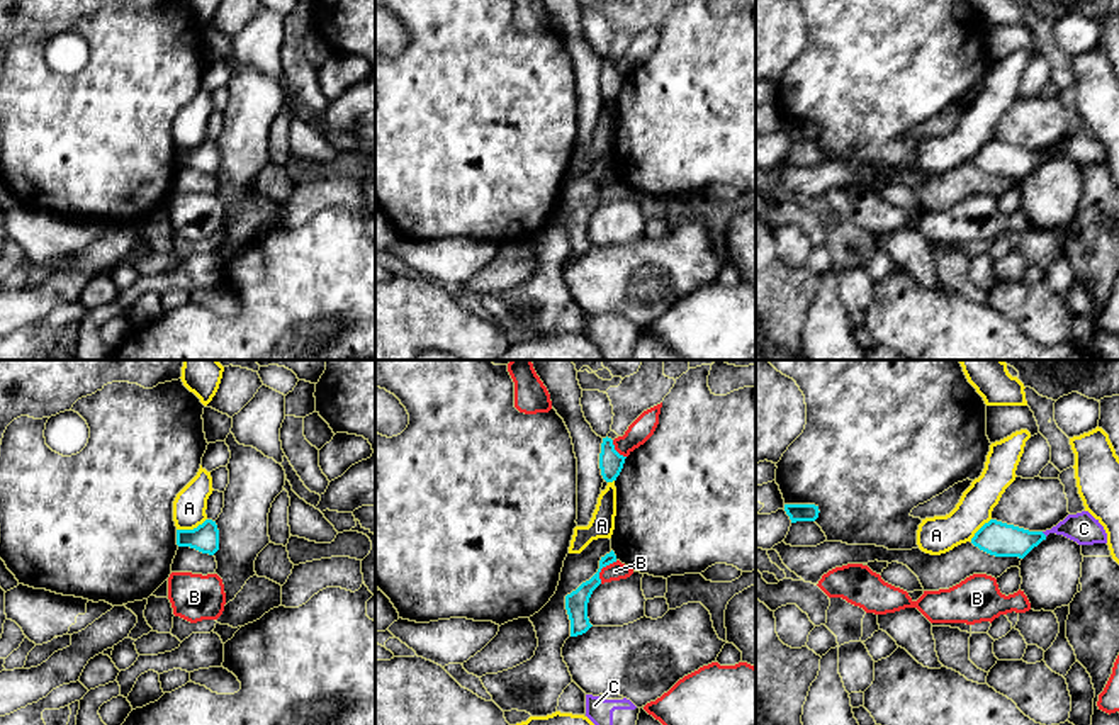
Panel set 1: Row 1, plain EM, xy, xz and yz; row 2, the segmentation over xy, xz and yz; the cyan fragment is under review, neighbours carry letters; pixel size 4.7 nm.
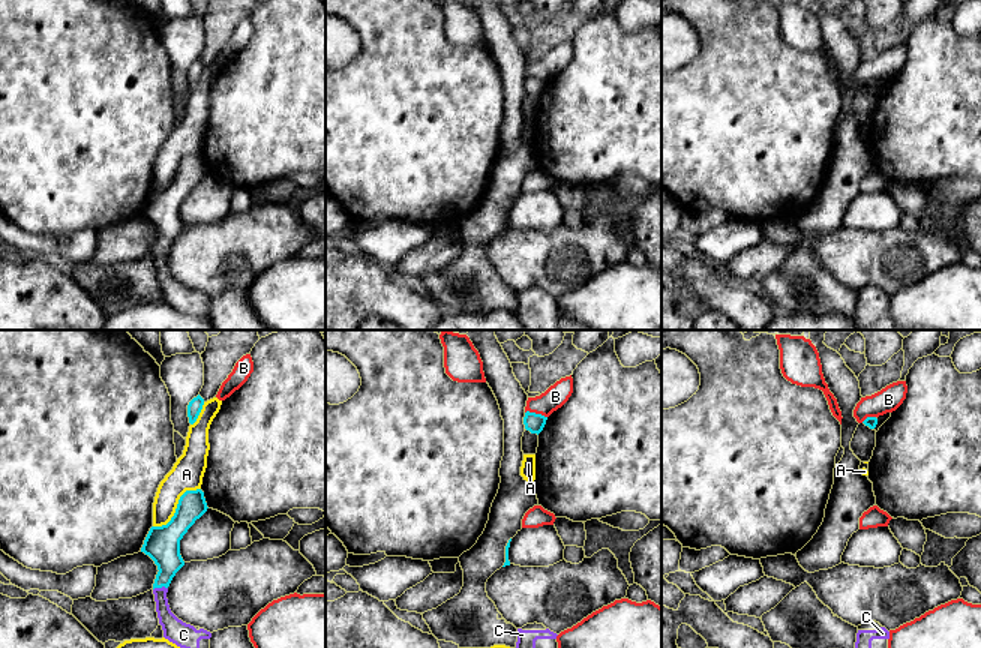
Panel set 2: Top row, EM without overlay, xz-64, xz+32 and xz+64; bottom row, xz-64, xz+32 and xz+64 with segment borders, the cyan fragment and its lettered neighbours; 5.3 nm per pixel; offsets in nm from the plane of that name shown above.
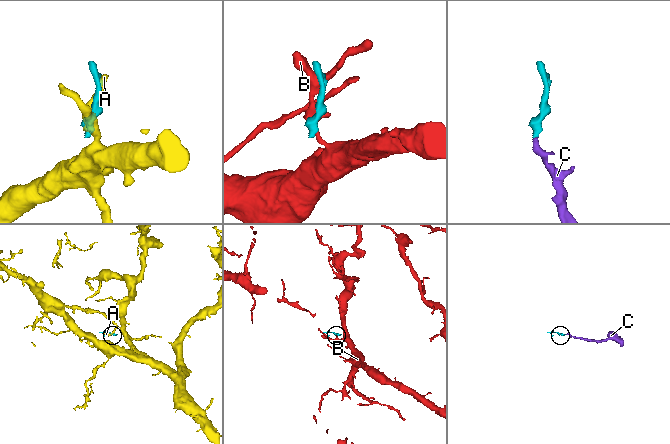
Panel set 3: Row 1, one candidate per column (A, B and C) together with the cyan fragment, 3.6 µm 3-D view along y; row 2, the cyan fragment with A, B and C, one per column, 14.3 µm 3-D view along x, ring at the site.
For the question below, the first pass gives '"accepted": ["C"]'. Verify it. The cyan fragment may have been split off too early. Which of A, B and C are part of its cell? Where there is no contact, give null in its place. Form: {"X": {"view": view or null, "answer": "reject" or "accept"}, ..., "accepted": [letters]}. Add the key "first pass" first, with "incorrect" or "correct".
{"first pass": "correct", "A": {"view": "xy", "answer": "reject"}, "B": {"view": "xz", "answer": "reject"}, "C": {"view": "yz", "answer": "accept"}, "accepted": ["C"]}

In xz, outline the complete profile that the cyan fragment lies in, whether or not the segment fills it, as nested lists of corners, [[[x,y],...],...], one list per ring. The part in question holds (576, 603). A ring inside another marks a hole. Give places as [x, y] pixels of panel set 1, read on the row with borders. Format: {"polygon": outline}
{"polygon": [[[611,550],[601,557],[598,572],[589,581],[582,582],[576,591],[565,596],[565,610],[571,620],[571,637],[582,635],[593,627],[588,618],[588,603],[593,591],[601,584],[601,569],[613,562],[616,562],[616,555]]]}

